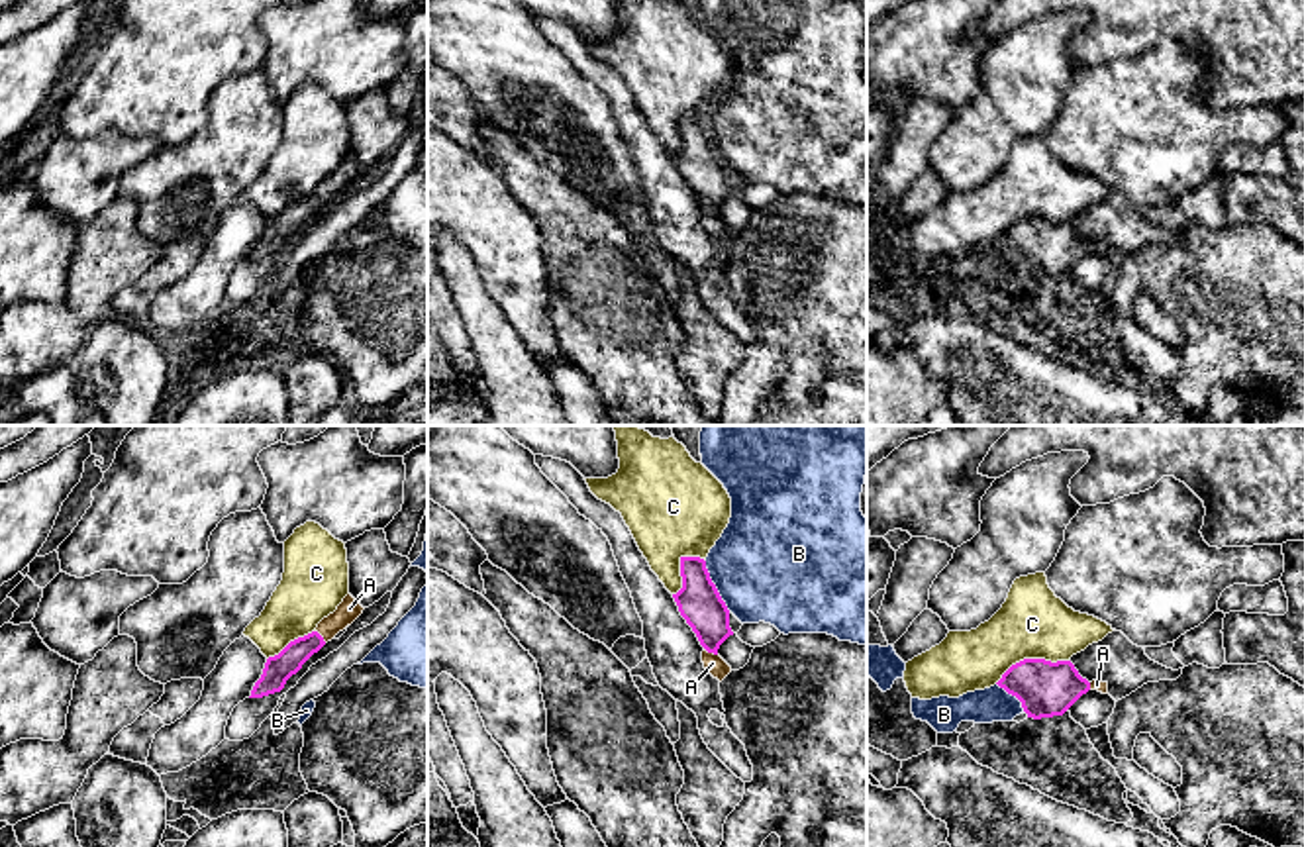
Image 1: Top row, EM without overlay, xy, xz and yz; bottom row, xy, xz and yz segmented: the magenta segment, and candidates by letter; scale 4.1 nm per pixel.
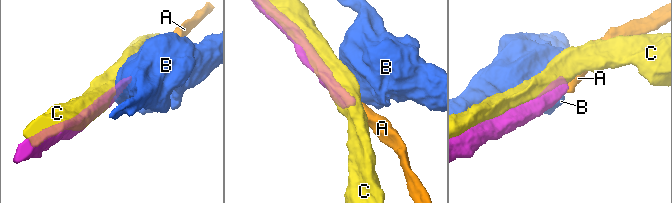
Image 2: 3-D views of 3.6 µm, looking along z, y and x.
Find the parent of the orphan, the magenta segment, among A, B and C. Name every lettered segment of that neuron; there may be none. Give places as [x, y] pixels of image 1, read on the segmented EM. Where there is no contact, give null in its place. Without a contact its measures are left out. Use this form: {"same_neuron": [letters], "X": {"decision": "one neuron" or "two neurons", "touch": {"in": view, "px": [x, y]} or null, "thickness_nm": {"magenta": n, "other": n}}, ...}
{"same_neuron": ["A"], "A": {"decision": "one neuron", "touch": {"in": "xy", "px": [320, 636]}, "thickness_nm": {"magenta": 110, "other": 90}}, "B": {"decision": "two neurons", "touch": {"in": "xz", "px": [714, 587]}, "thickness_nm": {"magenta": 180, "other": 460}}, "C": {"decision": "two neurons", "touch": {"in": "yz", "px": [1030, 659]}, "thickness_nm": {"magenta": 220, "other": 280}}}

